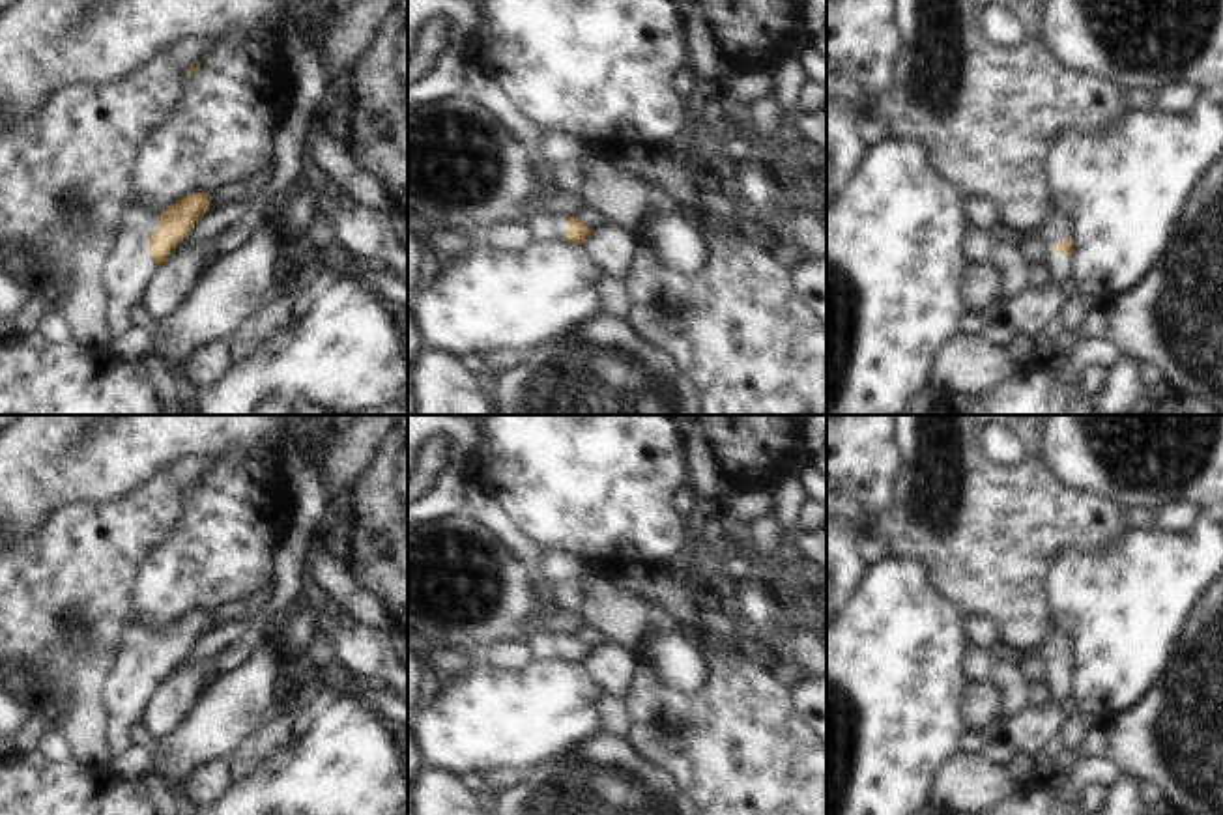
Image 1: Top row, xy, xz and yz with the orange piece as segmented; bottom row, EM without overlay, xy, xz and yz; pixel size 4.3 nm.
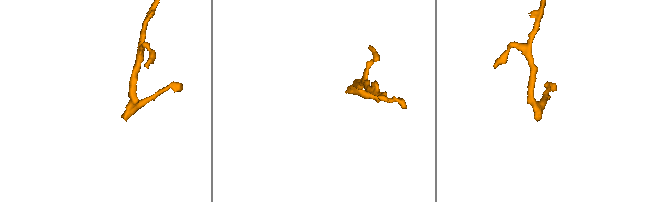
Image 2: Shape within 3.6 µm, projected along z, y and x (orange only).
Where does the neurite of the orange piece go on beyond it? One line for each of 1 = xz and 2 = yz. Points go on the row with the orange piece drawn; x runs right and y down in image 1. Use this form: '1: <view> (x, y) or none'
1: xz (545, 227)
2: yz (1057, 227)

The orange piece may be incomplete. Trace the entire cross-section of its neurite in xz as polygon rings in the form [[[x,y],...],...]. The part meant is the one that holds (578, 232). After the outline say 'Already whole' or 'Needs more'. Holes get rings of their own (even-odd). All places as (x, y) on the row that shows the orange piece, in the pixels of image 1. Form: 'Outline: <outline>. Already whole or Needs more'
Outline: [[[540,209],[527,219],[527,226],[535,243],[563,239],[583,245],[593,234],[576,215],[550,215]]]. Needs more

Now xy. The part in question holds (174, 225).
Outline: [[[209,193],[181,196],[163,213],[144,206],[125,209],[112,252],[103,265],[107,331],[110,340],[129,327],[129,310],[140,305],[155,273],[209,207]]]. Needs more

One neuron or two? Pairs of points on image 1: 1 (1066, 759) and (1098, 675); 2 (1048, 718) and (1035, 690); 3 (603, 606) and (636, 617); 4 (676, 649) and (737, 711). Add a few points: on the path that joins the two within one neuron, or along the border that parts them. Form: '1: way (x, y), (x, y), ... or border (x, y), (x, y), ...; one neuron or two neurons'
1: border (1134, 709), (1093, 728); two neurons
2: border (1050, 700), (1040, 707), (1031, 707); two neurons
3: way (610, 608), (621, 617), (629, 617); one neuron
4: border (709, 662), (709, 681), (698, 690), (662, 681); two neurons

